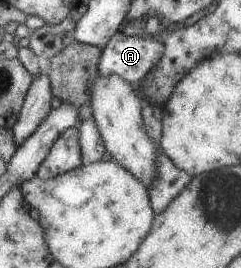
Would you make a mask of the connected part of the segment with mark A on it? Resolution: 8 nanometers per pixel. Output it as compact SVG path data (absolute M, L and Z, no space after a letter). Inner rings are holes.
M118 31L103 45L97 70L99 76L118 75L135 85L150 67L160 61L162 55L163 43L156 37L148 33L126 36Z

